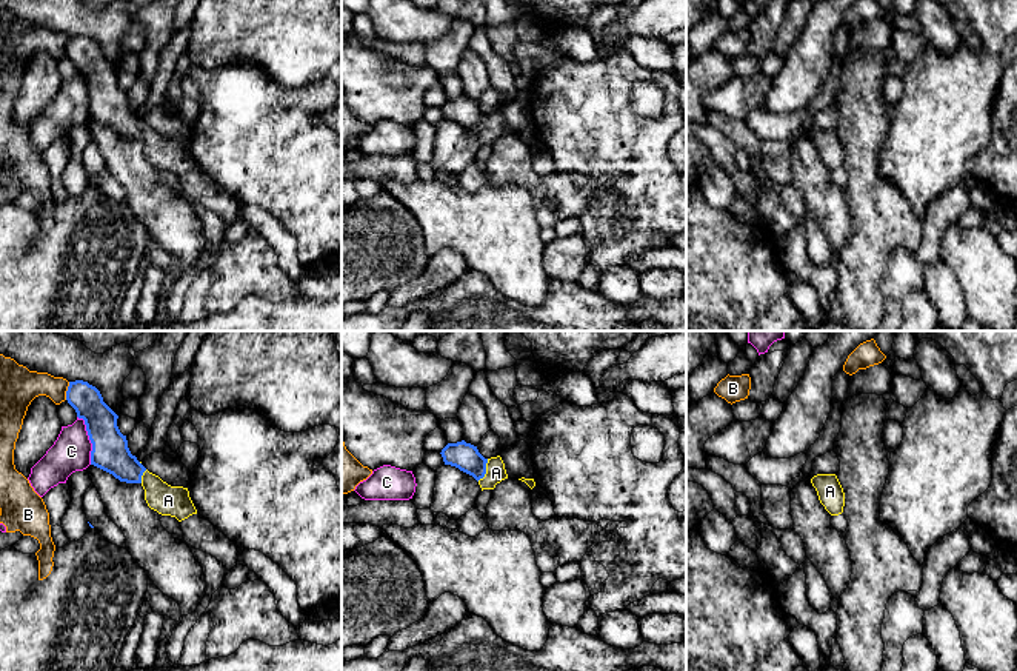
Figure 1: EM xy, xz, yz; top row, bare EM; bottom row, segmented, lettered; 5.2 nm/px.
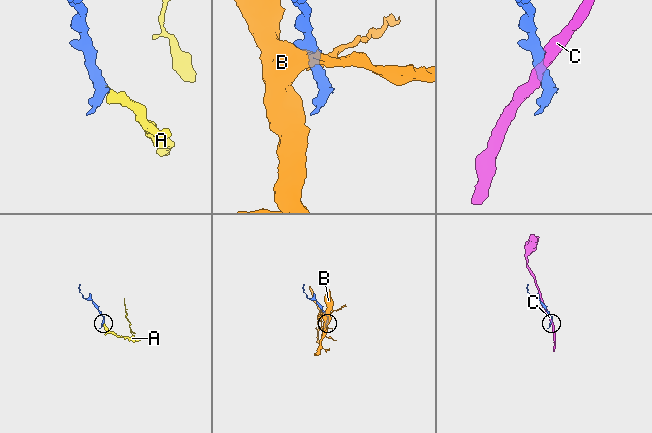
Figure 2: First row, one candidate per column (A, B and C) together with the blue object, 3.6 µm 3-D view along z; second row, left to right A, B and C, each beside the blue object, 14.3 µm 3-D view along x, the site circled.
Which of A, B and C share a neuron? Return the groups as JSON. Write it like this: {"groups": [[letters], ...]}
{"groups": [["A"], ["B"], ["C"]]}

